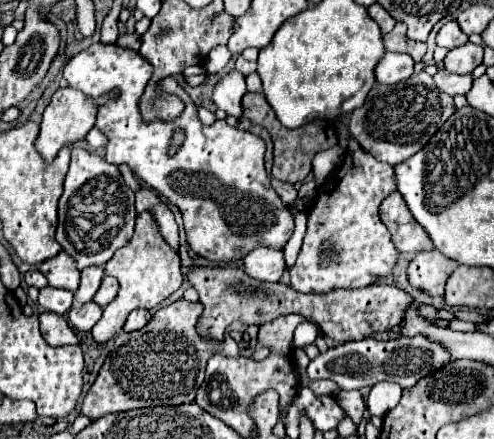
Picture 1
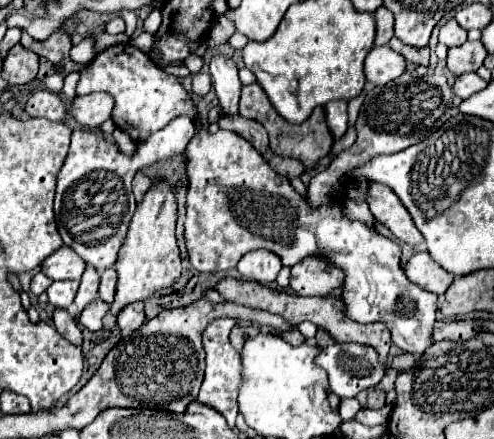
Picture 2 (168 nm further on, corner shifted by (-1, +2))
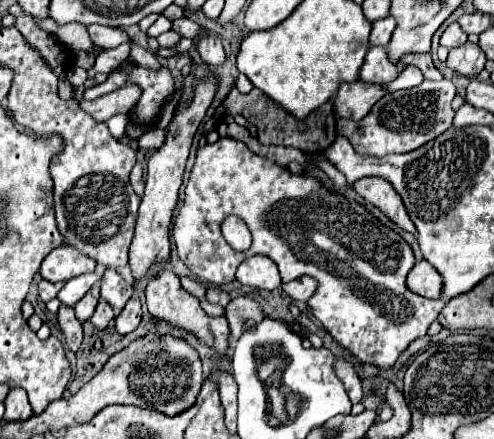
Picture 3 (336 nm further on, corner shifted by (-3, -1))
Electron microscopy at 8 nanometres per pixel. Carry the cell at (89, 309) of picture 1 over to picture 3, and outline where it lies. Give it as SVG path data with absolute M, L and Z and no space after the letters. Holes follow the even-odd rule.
M99 299L99 305L97 305L97 309L95 309L95 313L93 313L93 317L91 317L91 323L97 327L97 329L105 329L111 321L113 321L113 309L111 309L111 305L105 301L105 299Z

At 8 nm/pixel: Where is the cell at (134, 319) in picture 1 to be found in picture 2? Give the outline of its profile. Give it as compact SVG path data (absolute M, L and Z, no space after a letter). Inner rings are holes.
M133 302L127 304L121 314L117 316L117 326L121 330L137 330L141 328L141 324L145 322L145 310L143 310L143 302Z

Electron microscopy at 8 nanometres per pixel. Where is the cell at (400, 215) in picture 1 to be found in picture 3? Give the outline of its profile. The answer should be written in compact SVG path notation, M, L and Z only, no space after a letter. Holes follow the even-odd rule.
M363 177L363 179L353 183L353 189L363 199L367 199L375 207L379 207L401 229L405 229L409 233L415 233L405 205L403 205L399 193L393 189L393 185L389 181L383 181L383 177Z

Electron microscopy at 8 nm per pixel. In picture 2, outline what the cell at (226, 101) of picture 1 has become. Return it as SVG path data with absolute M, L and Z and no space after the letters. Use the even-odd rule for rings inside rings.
M217 54L211 60L211 78L213 78L213 90L219 98L219 106L225 114L235 114L239 110L239 96L241 96L241 80L239 80L239 68L233 60Z

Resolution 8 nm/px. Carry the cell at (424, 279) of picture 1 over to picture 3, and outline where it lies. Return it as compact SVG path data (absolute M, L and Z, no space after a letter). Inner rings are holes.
M425 259L417 261L407 275L407 287L421 297L439 299L441 297L441 275Z

